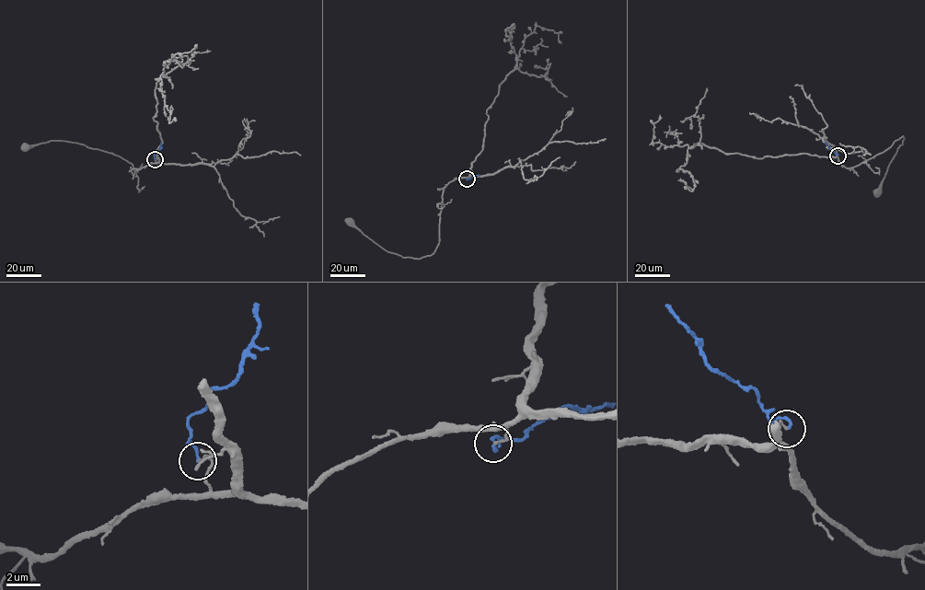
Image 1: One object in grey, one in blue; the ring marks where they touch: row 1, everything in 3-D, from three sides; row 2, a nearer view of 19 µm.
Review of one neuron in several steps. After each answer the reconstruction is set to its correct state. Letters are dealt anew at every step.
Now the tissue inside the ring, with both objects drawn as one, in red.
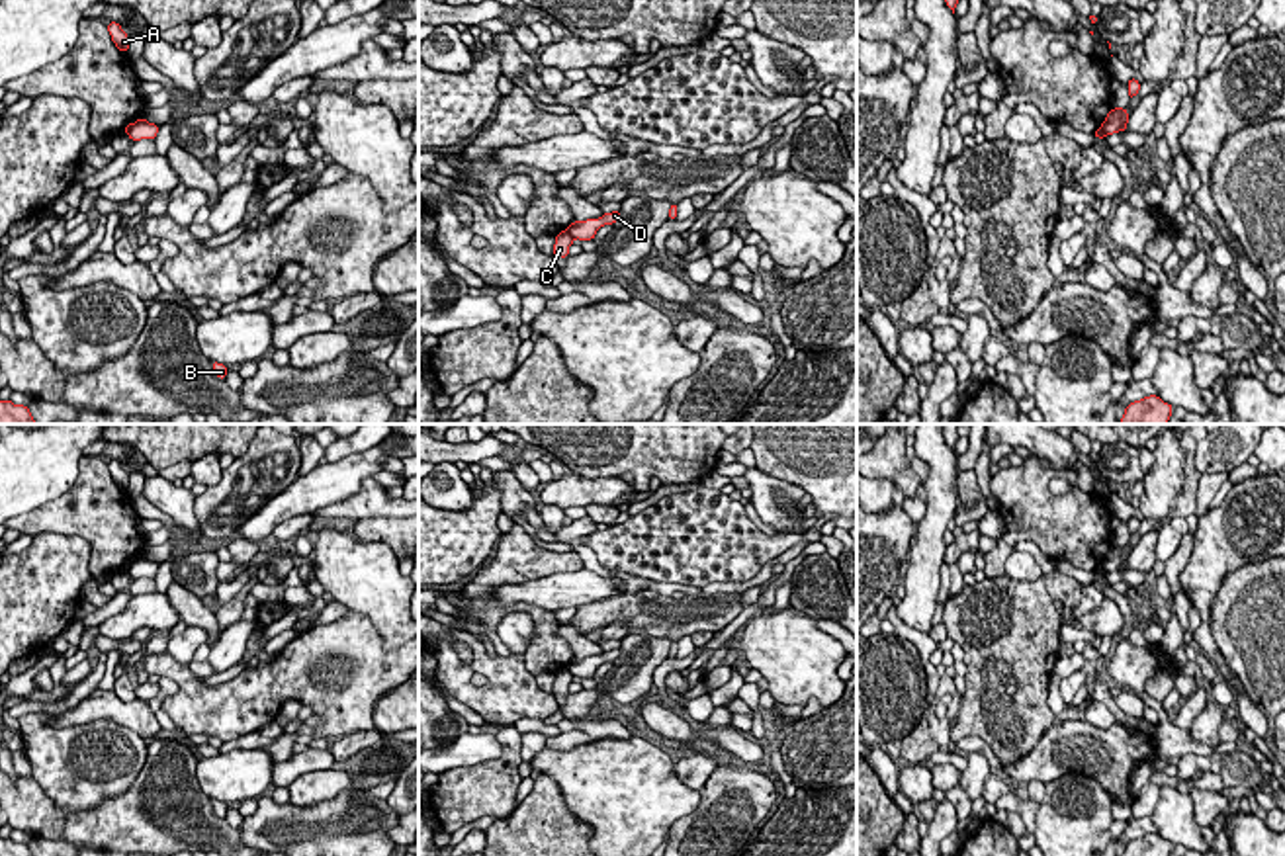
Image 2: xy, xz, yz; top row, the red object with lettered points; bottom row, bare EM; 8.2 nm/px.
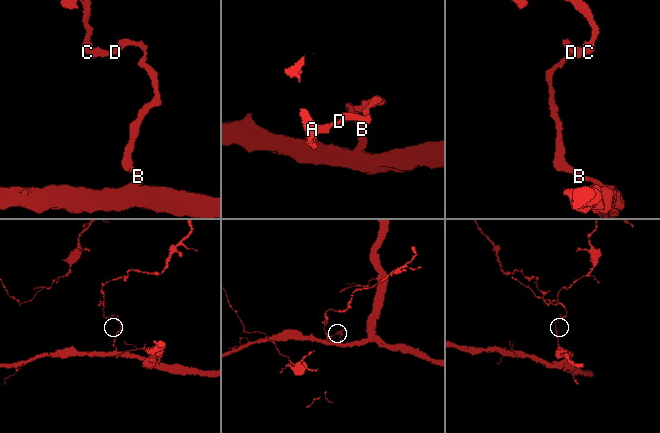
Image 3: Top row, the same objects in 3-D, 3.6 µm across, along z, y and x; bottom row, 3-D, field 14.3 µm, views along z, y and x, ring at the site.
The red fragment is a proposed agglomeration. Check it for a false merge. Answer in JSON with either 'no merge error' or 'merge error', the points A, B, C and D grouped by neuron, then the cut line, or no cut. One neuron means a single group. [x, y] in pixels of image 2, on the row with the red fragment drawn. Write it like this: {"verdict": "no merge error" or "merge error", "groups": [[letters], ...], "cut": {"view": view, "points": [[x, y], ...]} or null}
{"verdict": "merge error", "groups": [["A", "C"], ["B", "D"]], "cut": {"view": "xz", "points": [[566, 229], [574, 237]]}}

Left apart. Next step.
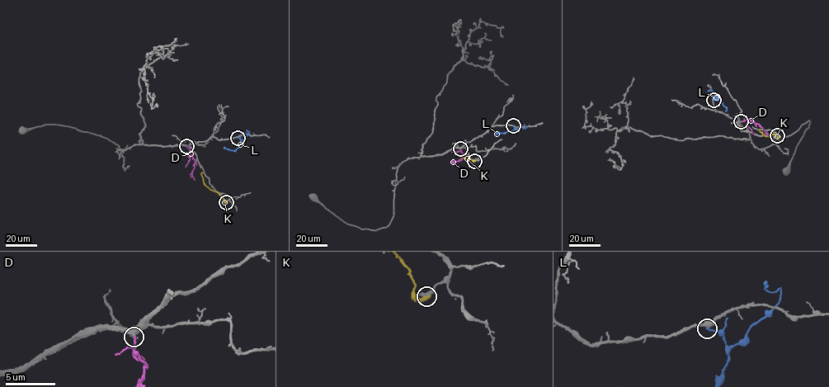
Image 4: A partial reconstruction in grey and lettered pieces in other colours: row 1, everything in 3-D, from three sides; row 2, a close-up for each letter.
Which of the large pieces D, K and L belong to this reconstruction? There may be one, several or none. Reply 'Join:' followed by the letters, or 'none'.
Join: D

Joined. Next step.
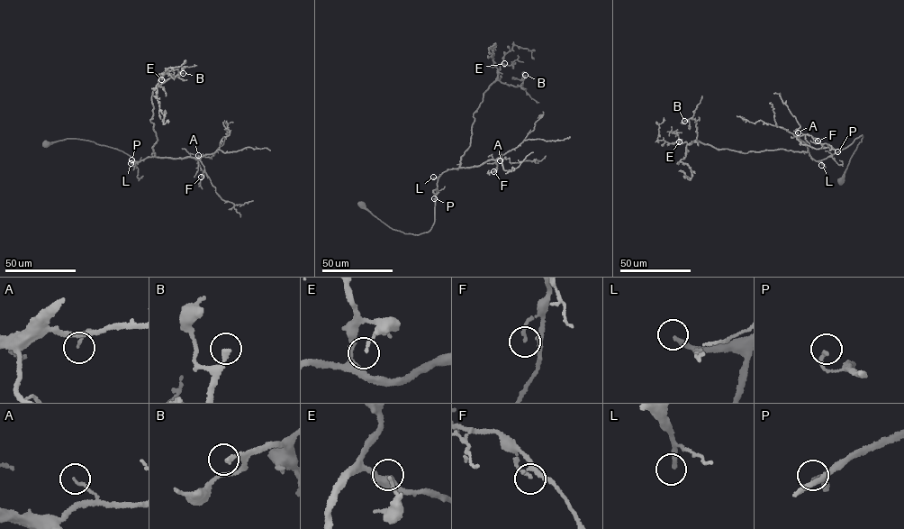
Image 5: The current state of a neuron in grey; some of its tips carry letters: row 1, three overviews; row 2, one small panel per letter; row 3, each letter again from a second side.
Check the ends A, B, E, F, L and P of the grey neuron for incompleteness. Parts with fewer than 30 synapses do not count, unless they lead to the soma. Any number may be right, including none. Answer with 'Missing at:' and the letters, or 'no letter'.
Missing at: B

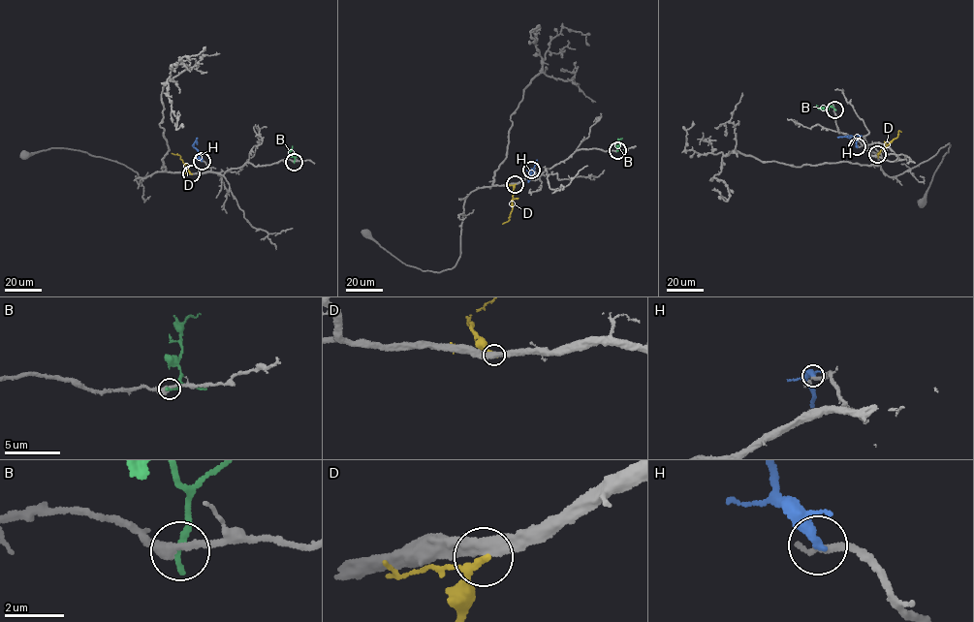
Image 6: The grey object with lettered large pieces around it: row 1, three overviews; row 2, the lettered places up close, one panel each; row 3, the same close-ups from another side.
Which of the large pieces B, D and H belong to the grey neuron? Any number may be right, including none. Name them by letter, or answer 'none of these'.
H

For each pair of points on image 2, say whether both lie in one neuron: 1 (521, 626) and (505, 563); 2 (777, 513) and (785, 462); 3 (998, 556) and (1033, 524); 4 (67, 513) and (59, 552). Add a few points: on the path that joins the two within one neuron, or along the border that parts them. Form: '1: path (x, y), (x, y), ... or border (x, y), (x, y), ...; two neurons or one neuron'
1: border (513, 610), (532, 622), (525, 655); two neurons
2: border (755, 466), (769, 475), (797, 485), (804, 493); two neurons
3: path (1004, 546), (1023, 526); one neuron
4: border (34, 536), (83, 536), (90, 546), (90, 571); two neurons

